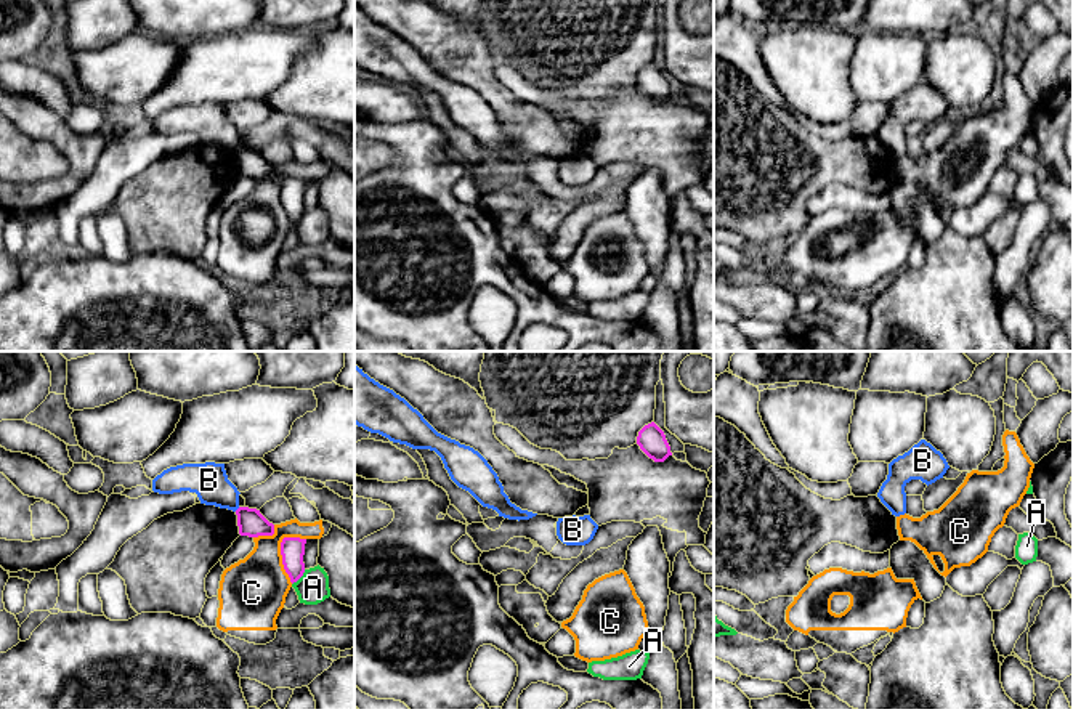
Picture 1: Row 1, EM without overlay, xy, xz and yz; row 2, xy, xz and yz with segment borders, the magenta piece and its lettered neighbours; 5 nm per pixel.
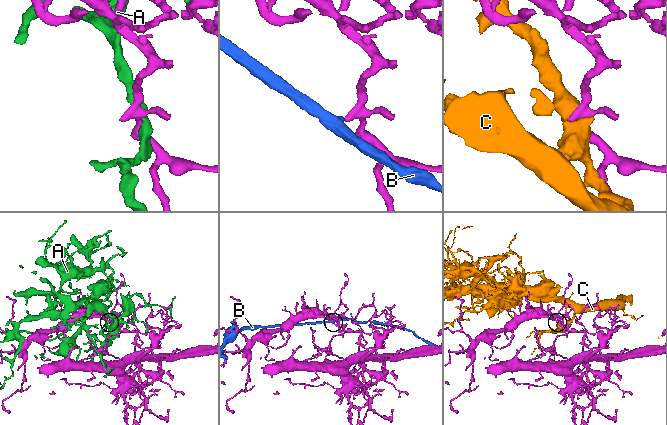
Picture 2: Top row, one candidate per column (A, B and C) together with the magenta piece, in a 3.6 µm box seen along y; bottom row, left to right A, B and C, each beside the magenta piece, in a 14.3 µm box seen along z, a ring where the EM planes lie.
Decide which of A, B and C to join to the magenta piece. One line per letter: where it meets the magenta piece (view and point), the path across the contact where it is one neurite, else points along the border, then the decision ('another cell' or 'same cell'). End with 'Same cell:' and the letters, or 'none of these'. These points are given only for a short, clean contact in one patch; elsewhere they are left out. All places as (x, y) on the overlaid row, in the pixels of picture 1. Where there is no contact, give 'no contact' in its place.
A: contact xy (299, 578); another cell
B: contact xy (238, 509); border xy (239, 507), (234, 510); another cell
C: contact xy (283, 560); another cell
Same cell: none of these

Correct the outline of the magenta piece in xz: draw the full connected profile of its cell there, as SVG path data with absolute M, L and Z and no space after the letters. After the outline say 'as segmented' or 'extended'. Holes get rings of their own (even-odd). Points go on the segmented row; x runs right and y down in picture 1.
M654 422L638 431L637 444L654 462L664 462L672 456L664 431Z; as segmented

